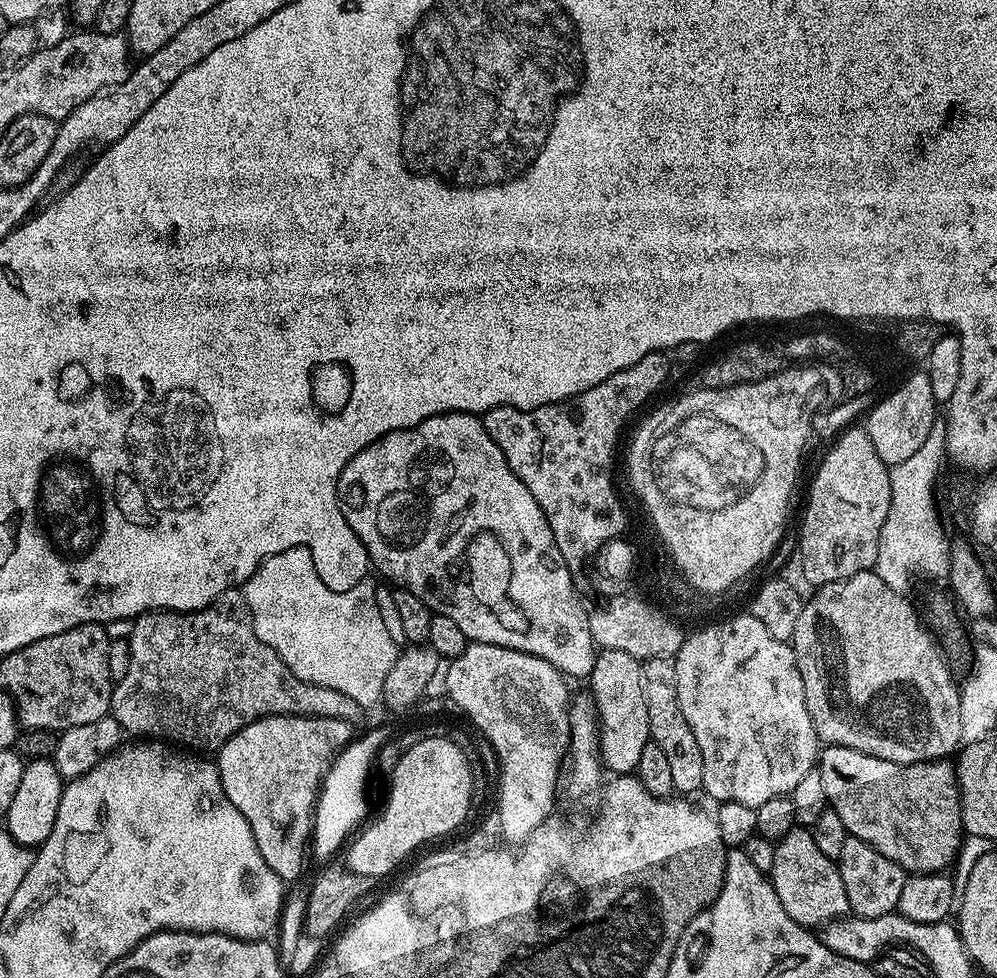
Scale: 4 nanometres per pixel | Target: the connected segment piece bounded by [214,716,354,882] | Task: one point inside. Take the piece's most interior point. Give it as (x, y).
(273, 768)

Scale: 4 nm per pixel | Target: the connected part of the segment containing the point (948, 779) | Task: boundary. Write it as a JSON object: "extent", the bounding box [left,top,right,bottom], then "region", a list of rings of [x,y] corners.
{"extent":[818,745,962,874],"region":[[[827,745],[821,751],[818,757],[818,771],[822,774],[822,786],[826,790],[830,808],[837,812],[842,820],[842,826],[846,826],[849,836],[856,836],[862,842],[874,846],[878,854],[886,854],[890,862],[902,866],[905,873],[919,874],[922,872],[944,872],[947,864],[956,856],[956,851],[960,848],[960,836],[962,829],[960,827],[960,784],[956,781],[956,769],[947,759],[928,760],[925,764],[895,764],[886,762],[882,758],[874,758],[870,754],[862,754],[858,750],[850,750],[846,746]]]}

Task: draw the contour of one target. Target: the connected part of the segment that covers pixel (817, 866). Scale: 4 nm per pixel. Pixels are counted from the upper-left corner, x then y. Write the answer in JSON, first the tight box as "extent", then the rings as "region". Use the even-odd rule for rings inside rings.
{"extent":[770,827,849,930],"region":[[[807,827],[792,828],[790,834],[775,845],[770,879],[778,894],[778,902],[782,902],[782,910],[786,910],[786,914],[790,914],[790,918],[803,928],[816,930],[831,920],[842,920],[849,915],[846,886],[842,886],[837,861],[818,850]]]}

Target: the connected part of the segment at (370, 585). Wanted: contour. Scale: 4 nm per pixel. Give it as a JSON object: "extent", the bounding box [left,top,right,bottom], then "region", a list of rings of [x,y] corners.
{"extent":[242,548,398,704],"region":[[[291,548],[263,560],[251,578],[244,581],[242,591],[252,611],[258,638],[278,653],[298,679],[340,692],[345,701],[351,703],[353,700],[356,704],[376,704],[381,703],[384,683],[398,655],[398,647],[390,638],[375,602],[376,584],[375,579],[365,578],[358,582],[358,586],[345,592],[330,590],[316,572],[316,559],[312,557],[312,551],[308,548]]]}

